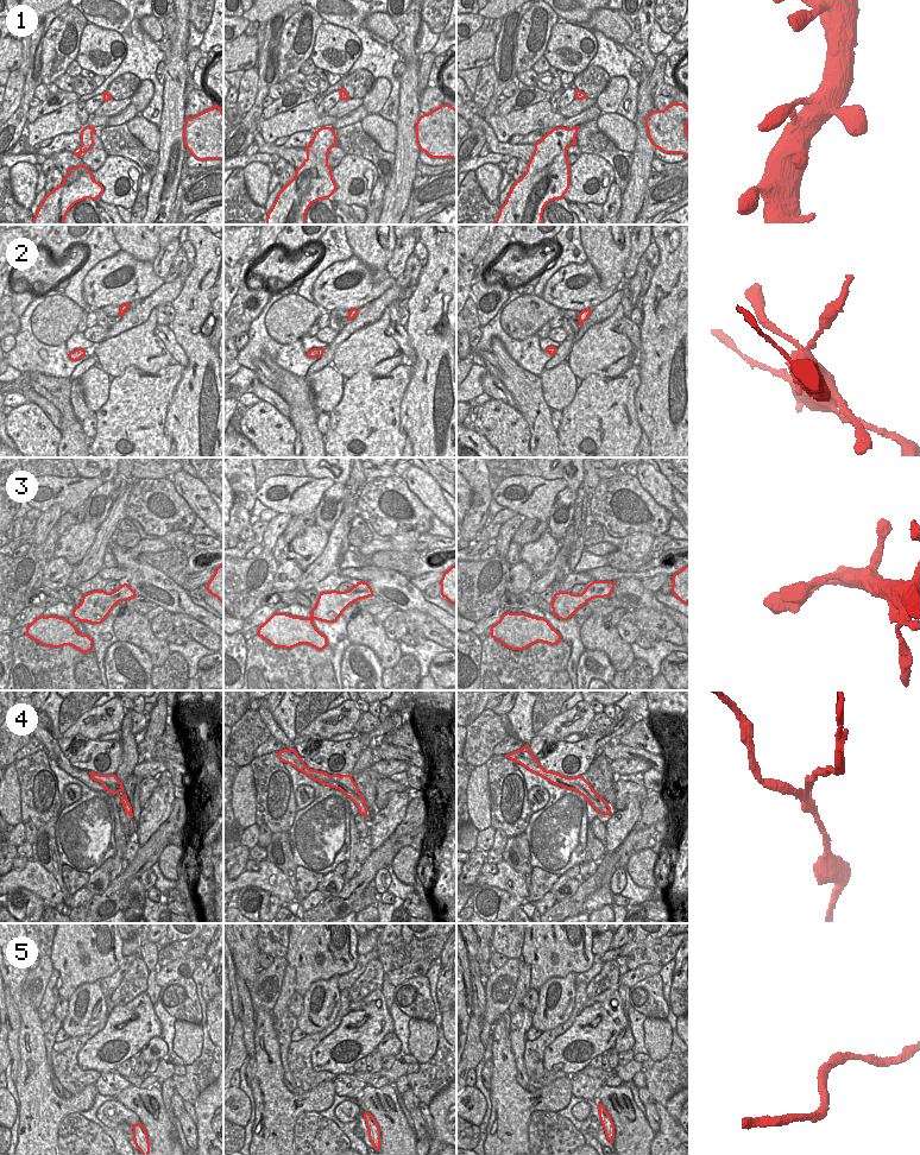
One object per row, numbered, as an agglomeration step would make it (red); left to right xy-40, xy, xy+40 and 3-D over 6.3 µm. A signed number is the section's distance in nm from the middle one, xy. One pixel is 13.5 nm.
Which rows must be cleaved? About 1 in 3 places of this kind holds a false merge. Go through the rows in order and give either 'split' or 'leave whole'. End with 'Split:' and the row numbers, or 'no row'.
1: leave whole
2: split
3: leave whole
4: split
5: split
Split: 2, 4, 5

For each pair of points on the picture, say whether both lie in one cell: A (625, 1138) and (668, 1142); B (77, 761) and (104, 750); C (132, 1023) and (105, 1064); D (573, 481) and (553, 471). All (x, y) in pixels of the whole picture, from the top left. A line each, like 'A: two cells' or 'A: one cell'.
A: two cells
B: one cell
C: one cell
D: one cell

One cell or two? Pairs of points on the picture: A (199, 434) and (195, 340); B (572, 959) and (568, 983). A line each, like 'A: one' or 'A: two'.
A: one
B: two

